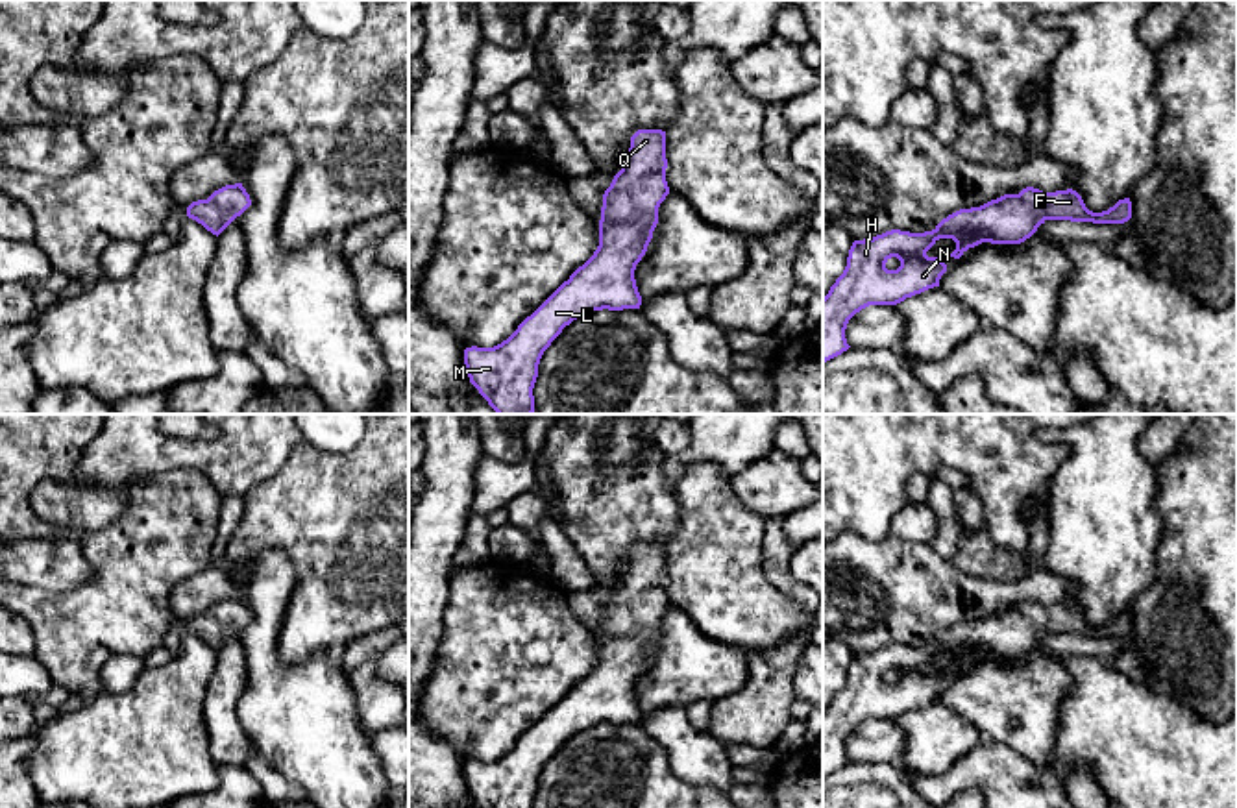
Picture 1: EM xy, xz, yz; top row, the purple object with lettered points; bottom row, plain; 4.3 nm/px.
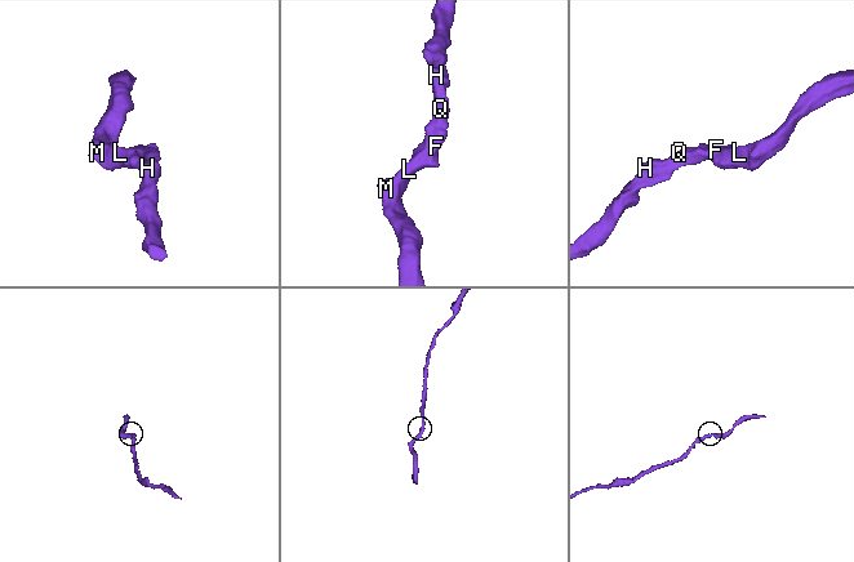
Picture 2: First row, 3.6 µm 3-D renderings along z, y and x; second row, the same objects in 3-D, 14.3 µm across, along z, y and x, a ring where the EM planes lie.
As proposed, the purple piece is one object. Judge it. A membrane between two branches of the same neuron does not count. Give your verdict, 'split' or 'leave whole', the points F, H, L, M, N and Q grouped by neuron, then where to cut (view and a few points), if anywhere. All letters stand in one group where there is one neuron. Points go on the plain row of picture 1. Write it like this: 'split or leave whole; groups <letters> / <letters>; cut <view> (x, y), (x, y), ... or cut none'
leave whole; groups F H L M N Q; cut none

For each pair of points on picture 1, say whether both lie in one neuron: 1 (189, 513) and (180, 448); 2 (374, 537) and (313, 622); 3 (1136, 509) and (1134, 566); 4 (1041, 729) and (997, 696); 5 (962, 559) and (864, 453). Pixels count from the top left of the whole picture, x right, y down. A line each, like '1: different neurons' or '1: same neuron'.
1: different neurons
2: same neuron
3: same neuron
4: same neuron
5: different neurons

